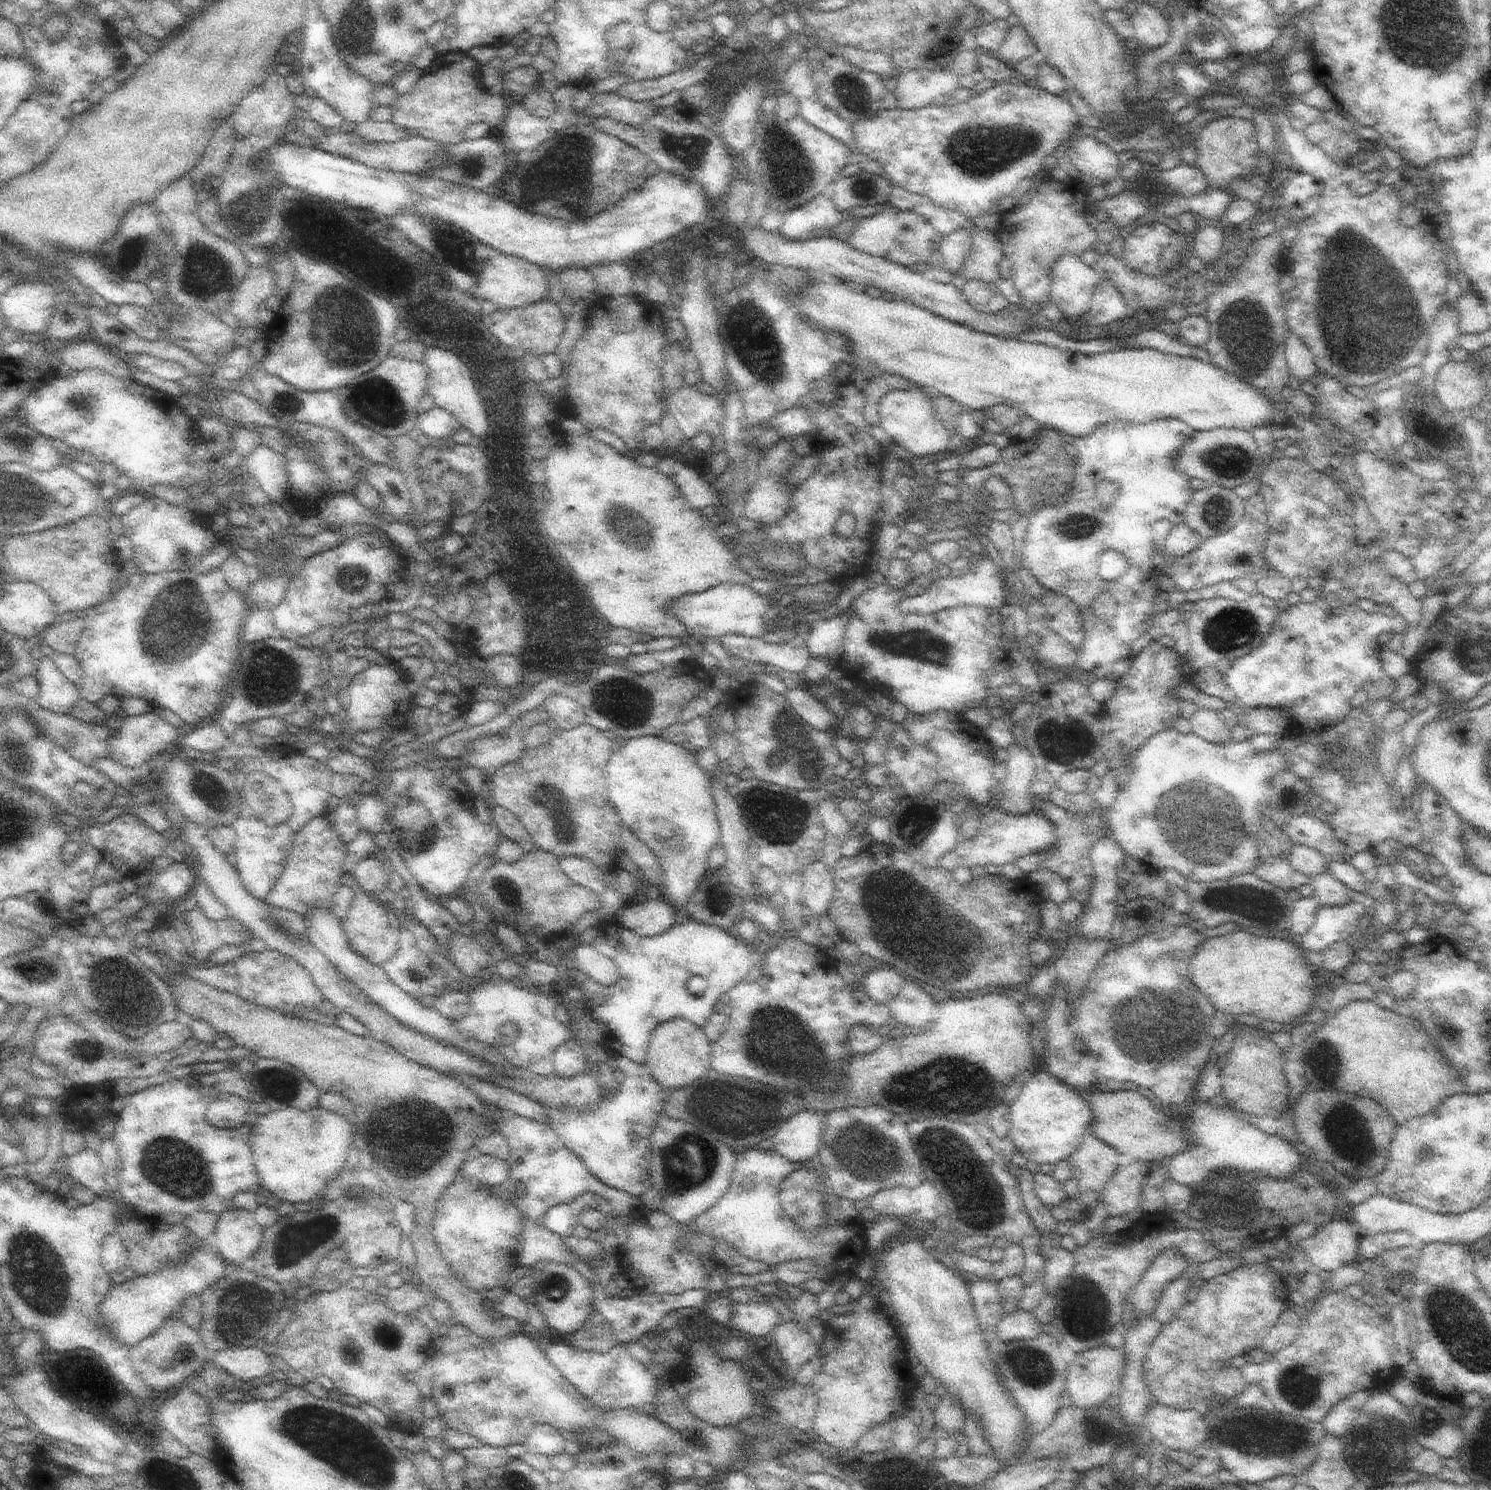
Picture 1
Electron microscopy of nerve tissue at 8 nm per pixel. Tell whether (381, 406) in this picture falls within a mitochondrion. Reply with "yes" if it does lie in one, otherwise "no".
yes

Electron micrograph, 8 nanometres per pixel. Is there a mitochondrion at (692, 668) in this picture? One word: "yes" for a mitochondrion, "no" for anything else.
no

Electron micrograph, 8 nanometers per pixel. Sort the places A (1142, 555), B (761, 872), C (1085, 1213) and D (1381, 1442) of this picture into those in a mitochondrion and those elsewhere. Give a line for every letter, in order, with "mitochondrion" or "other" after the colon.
A: other
B: other
C: other
D: mitochondrion

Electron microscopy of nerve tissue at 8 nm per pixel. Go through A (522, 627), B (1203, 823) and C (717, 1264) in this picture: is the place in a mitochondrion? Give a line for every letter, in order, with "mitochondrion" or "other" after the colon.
A: mitochondrion
B: mitochondrion
C: other

